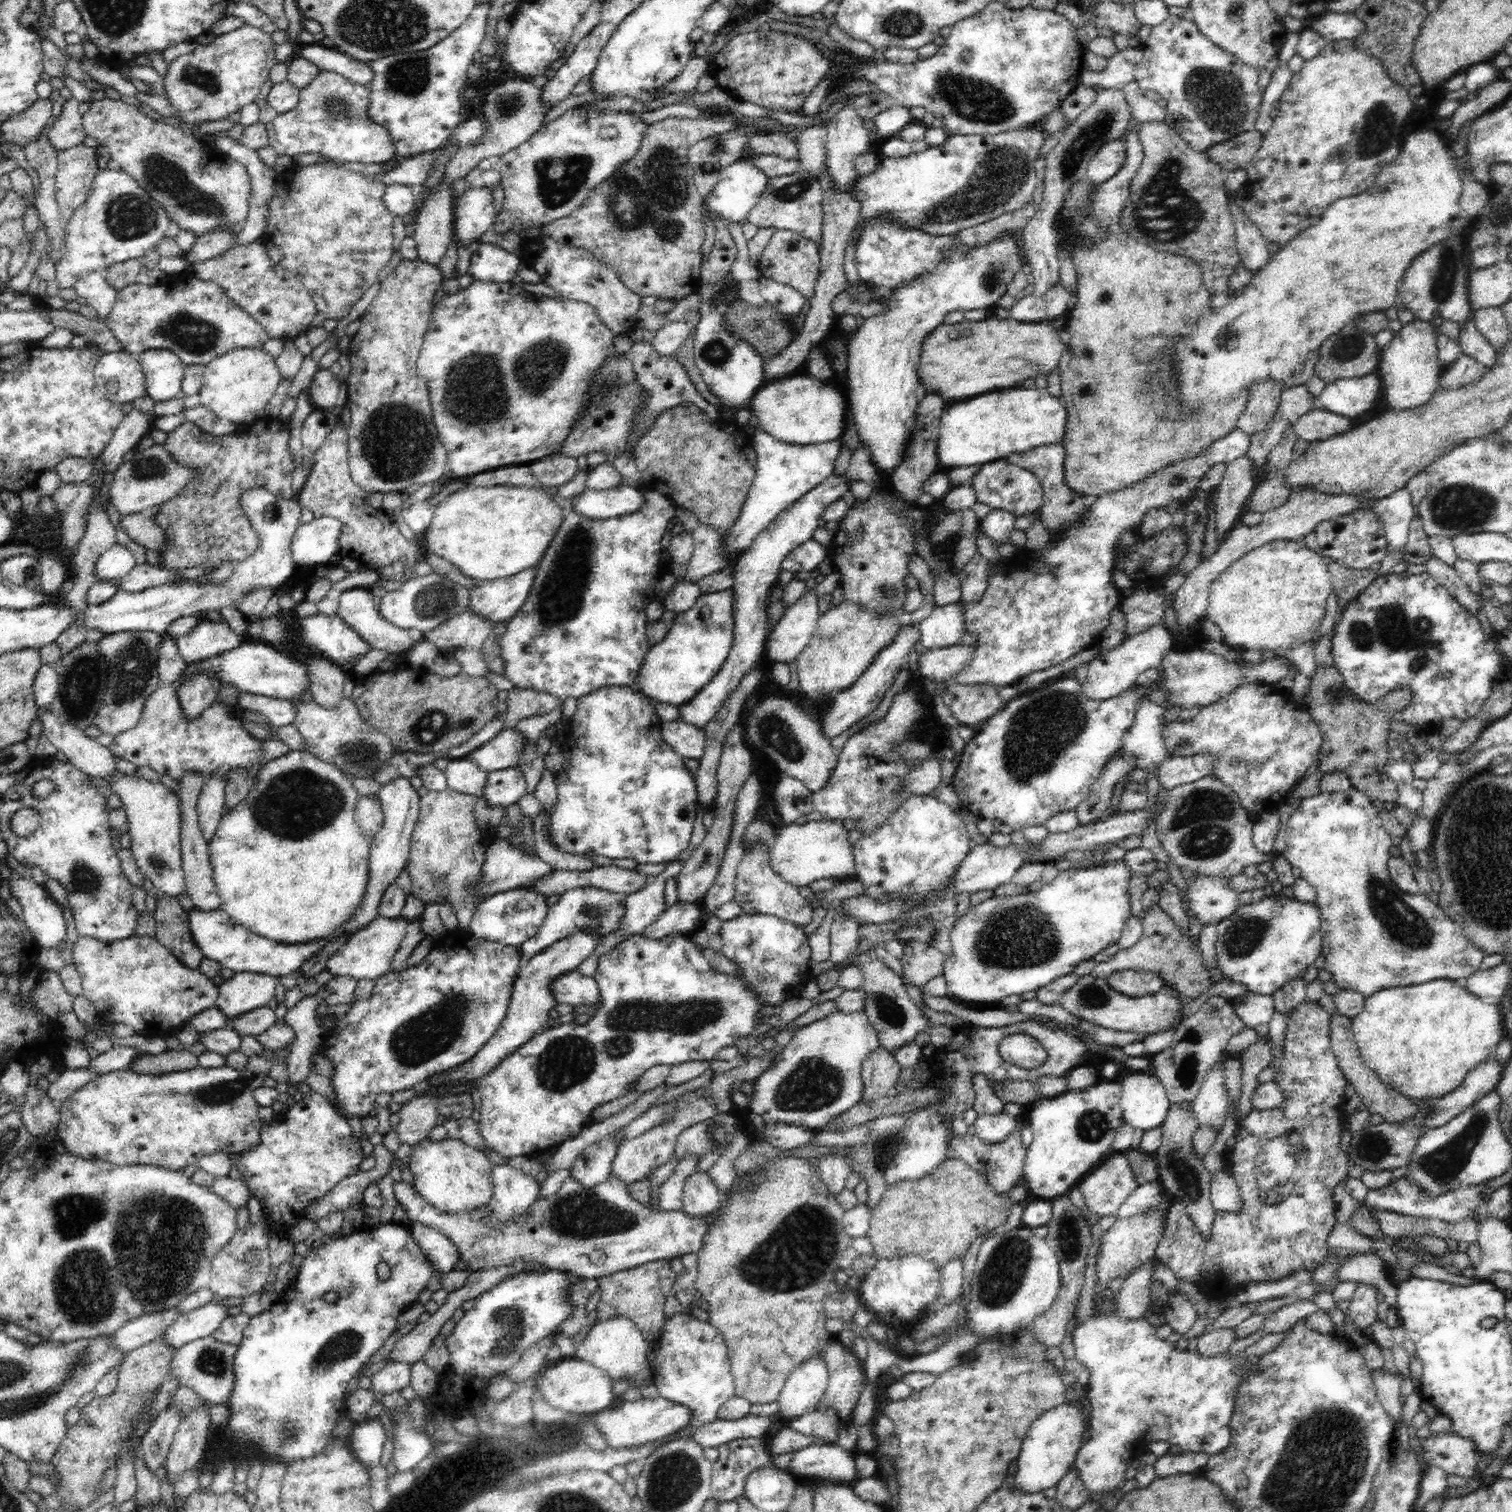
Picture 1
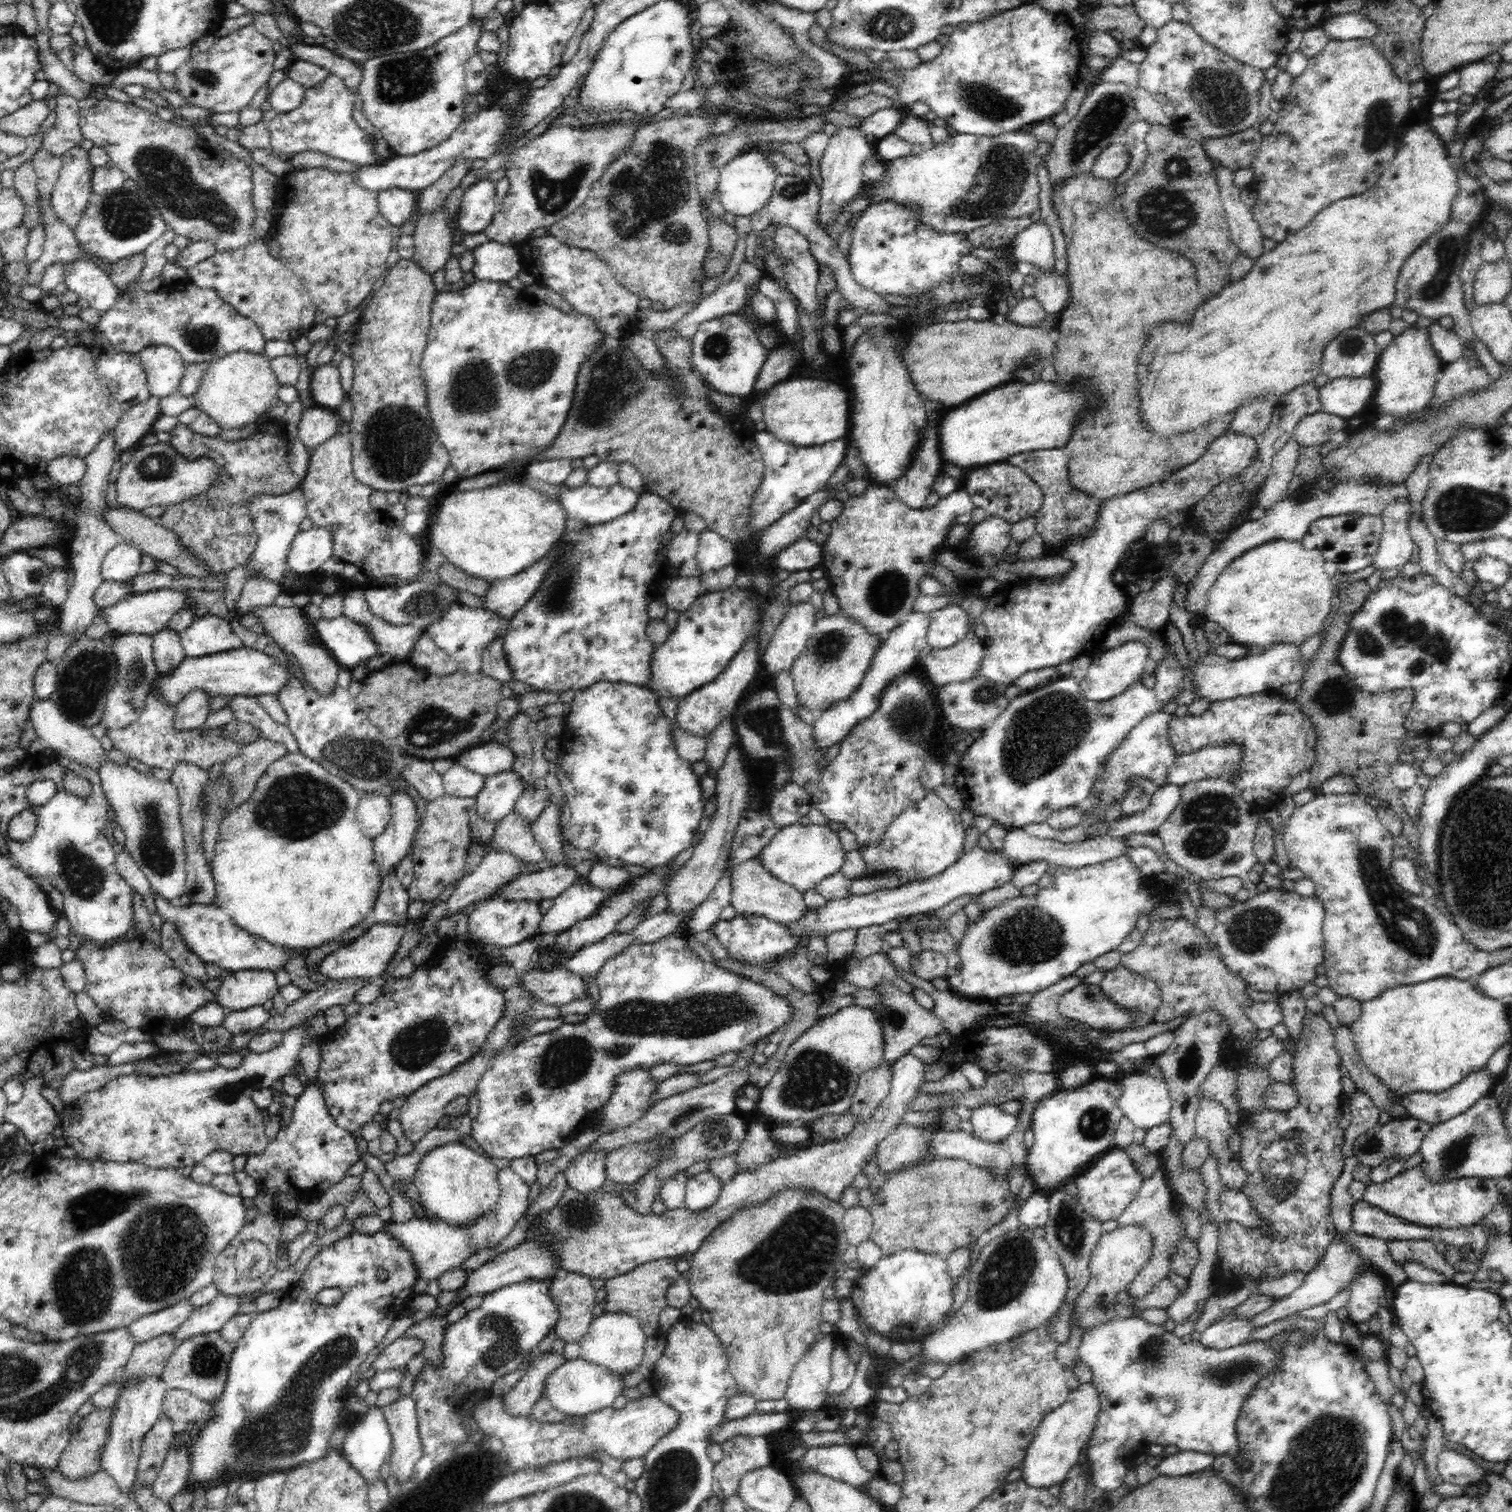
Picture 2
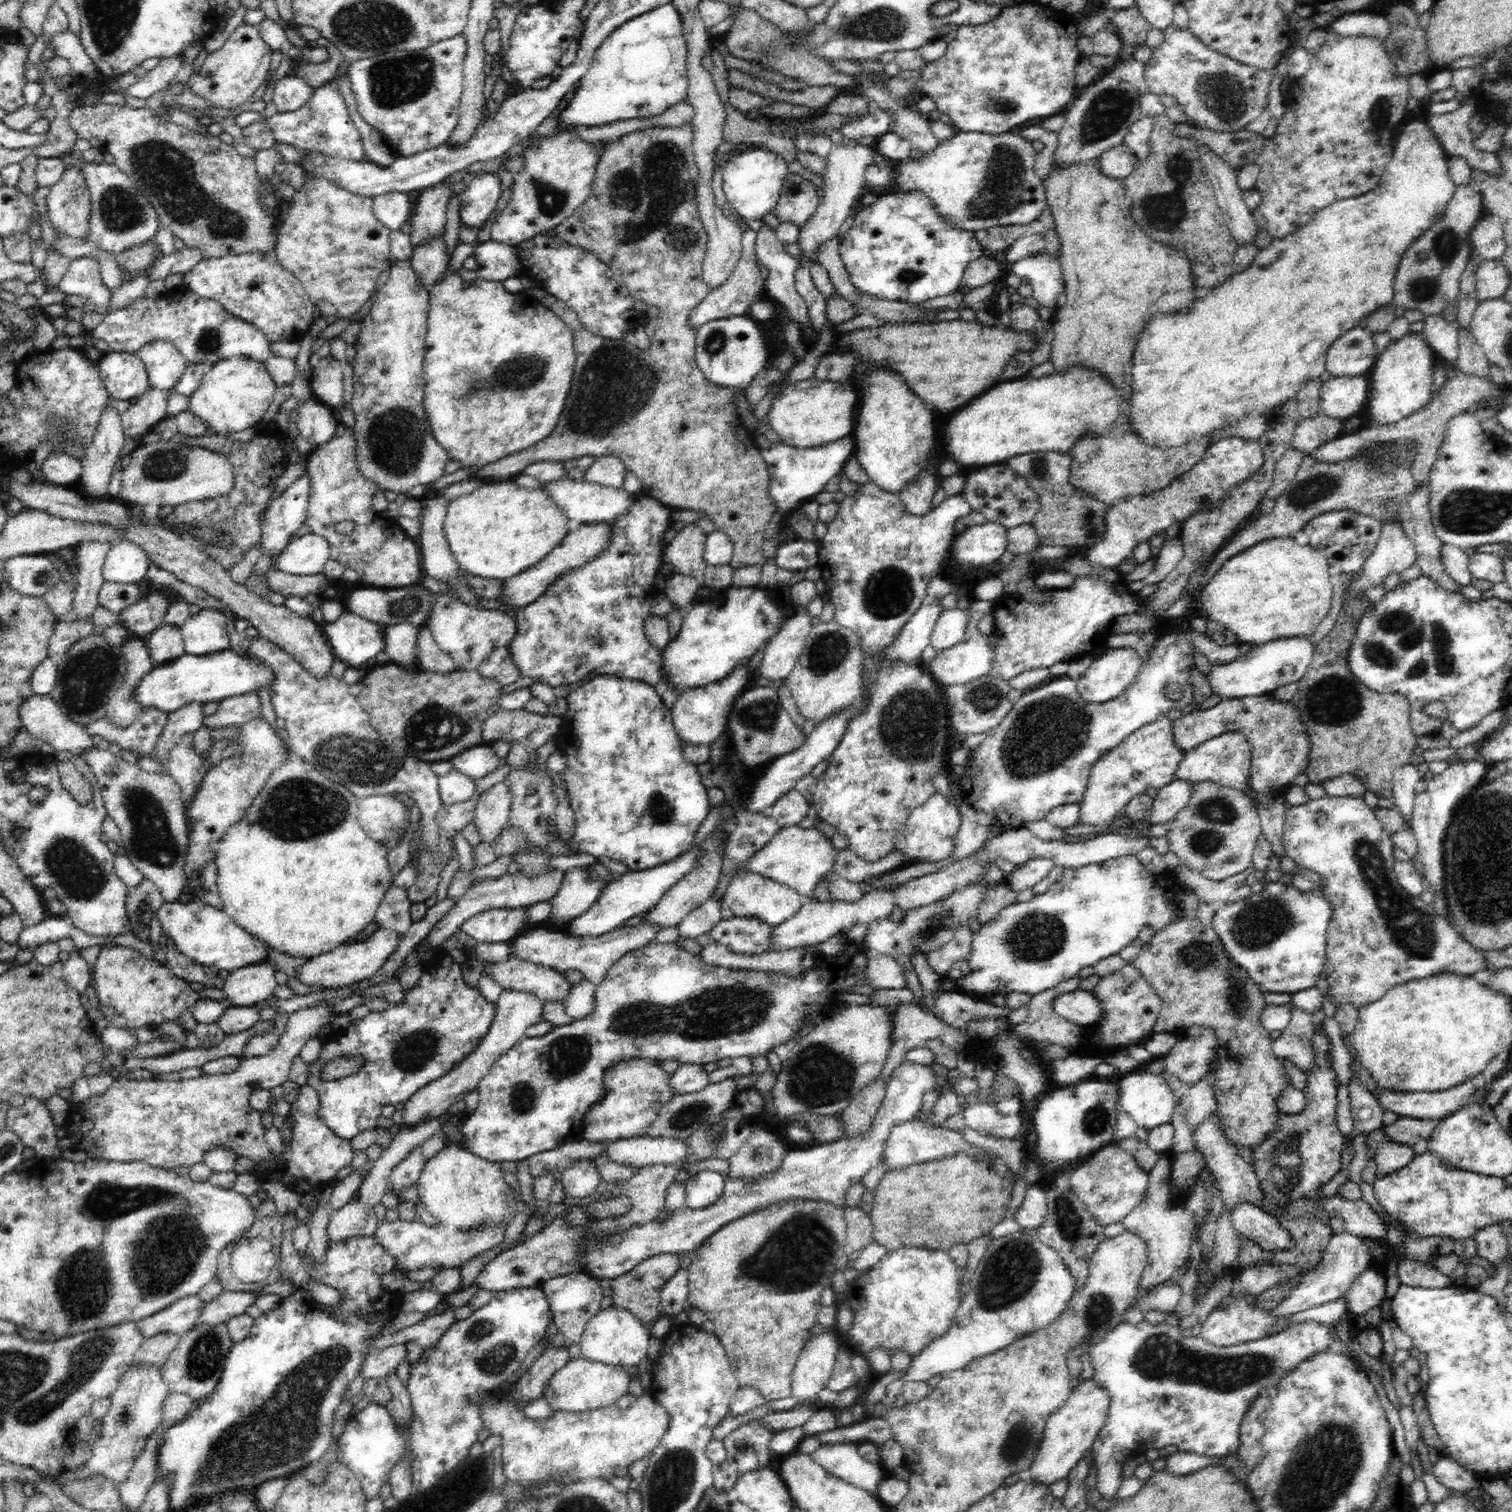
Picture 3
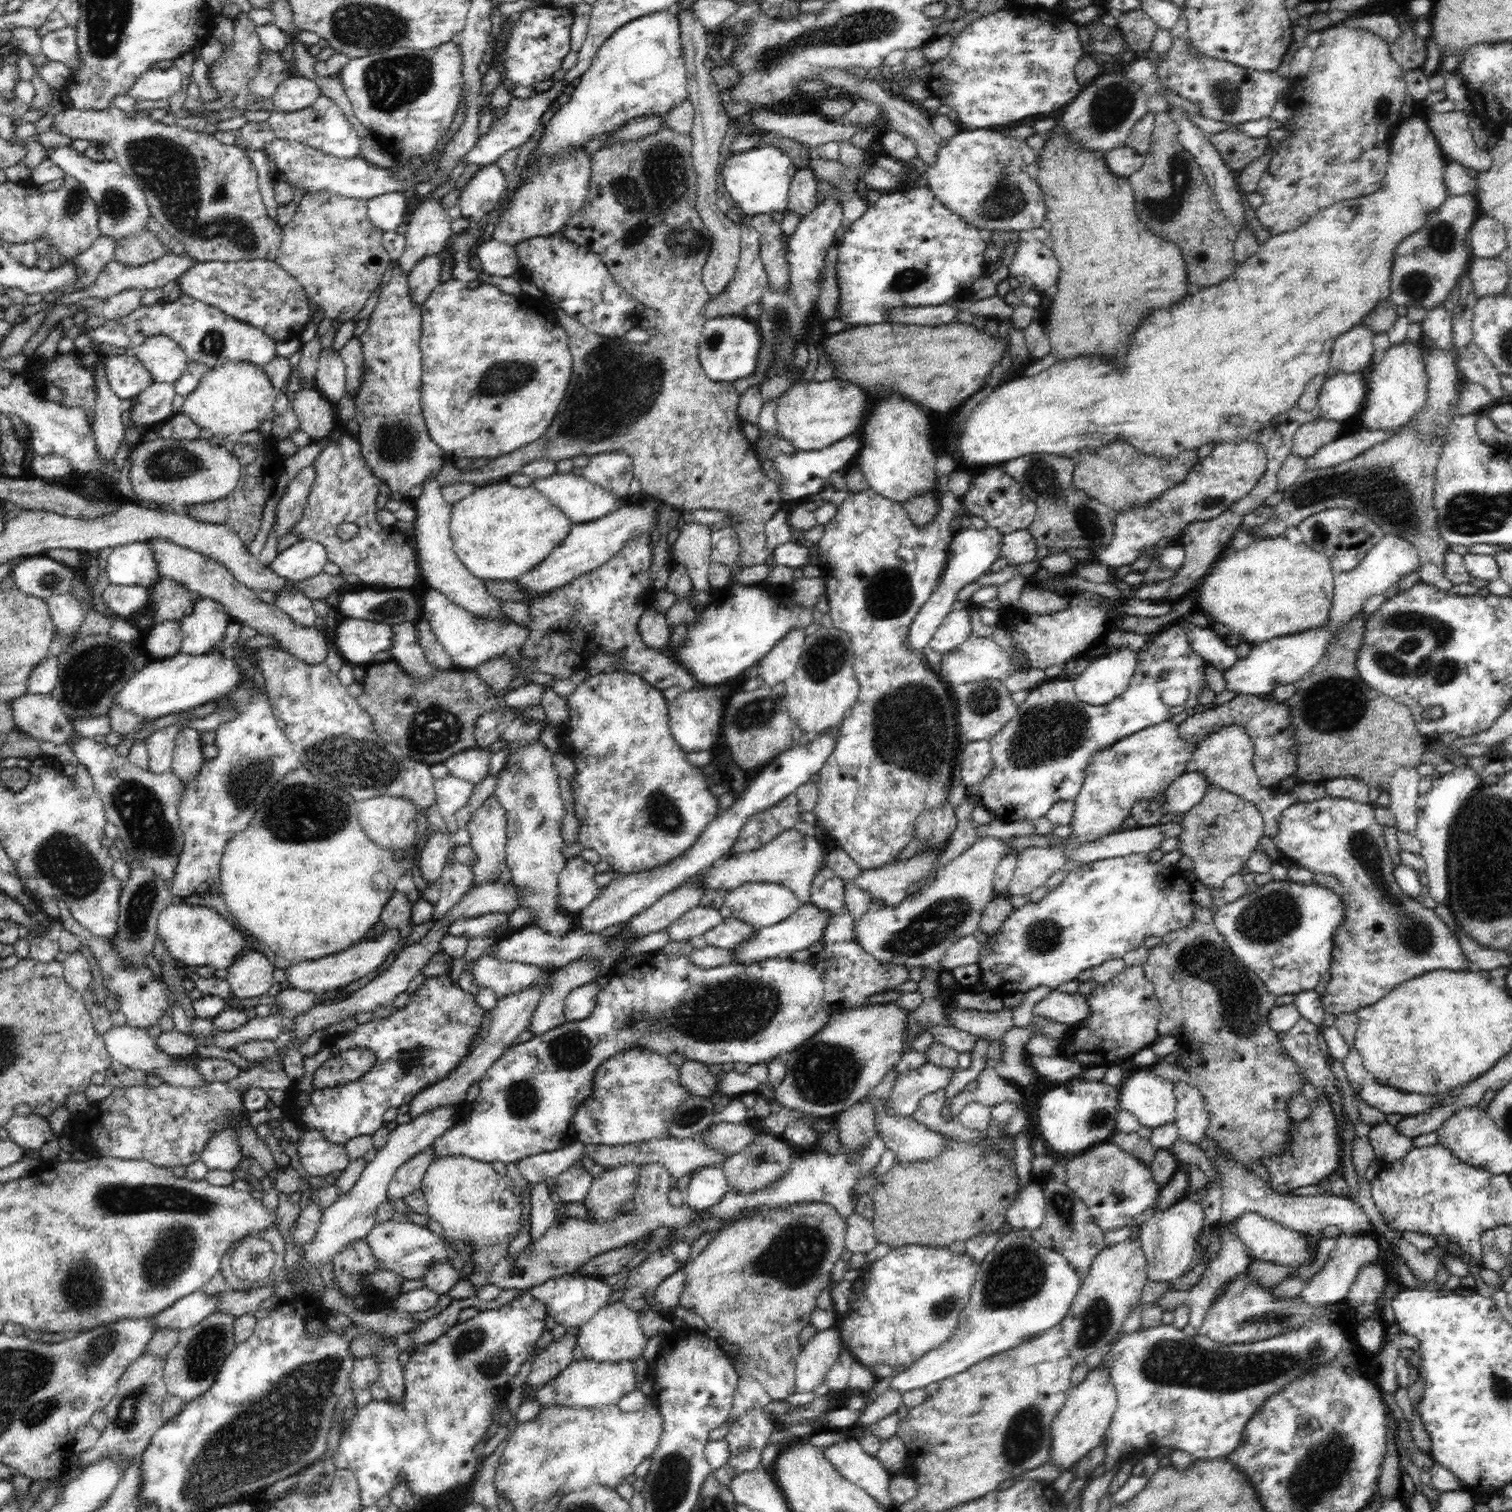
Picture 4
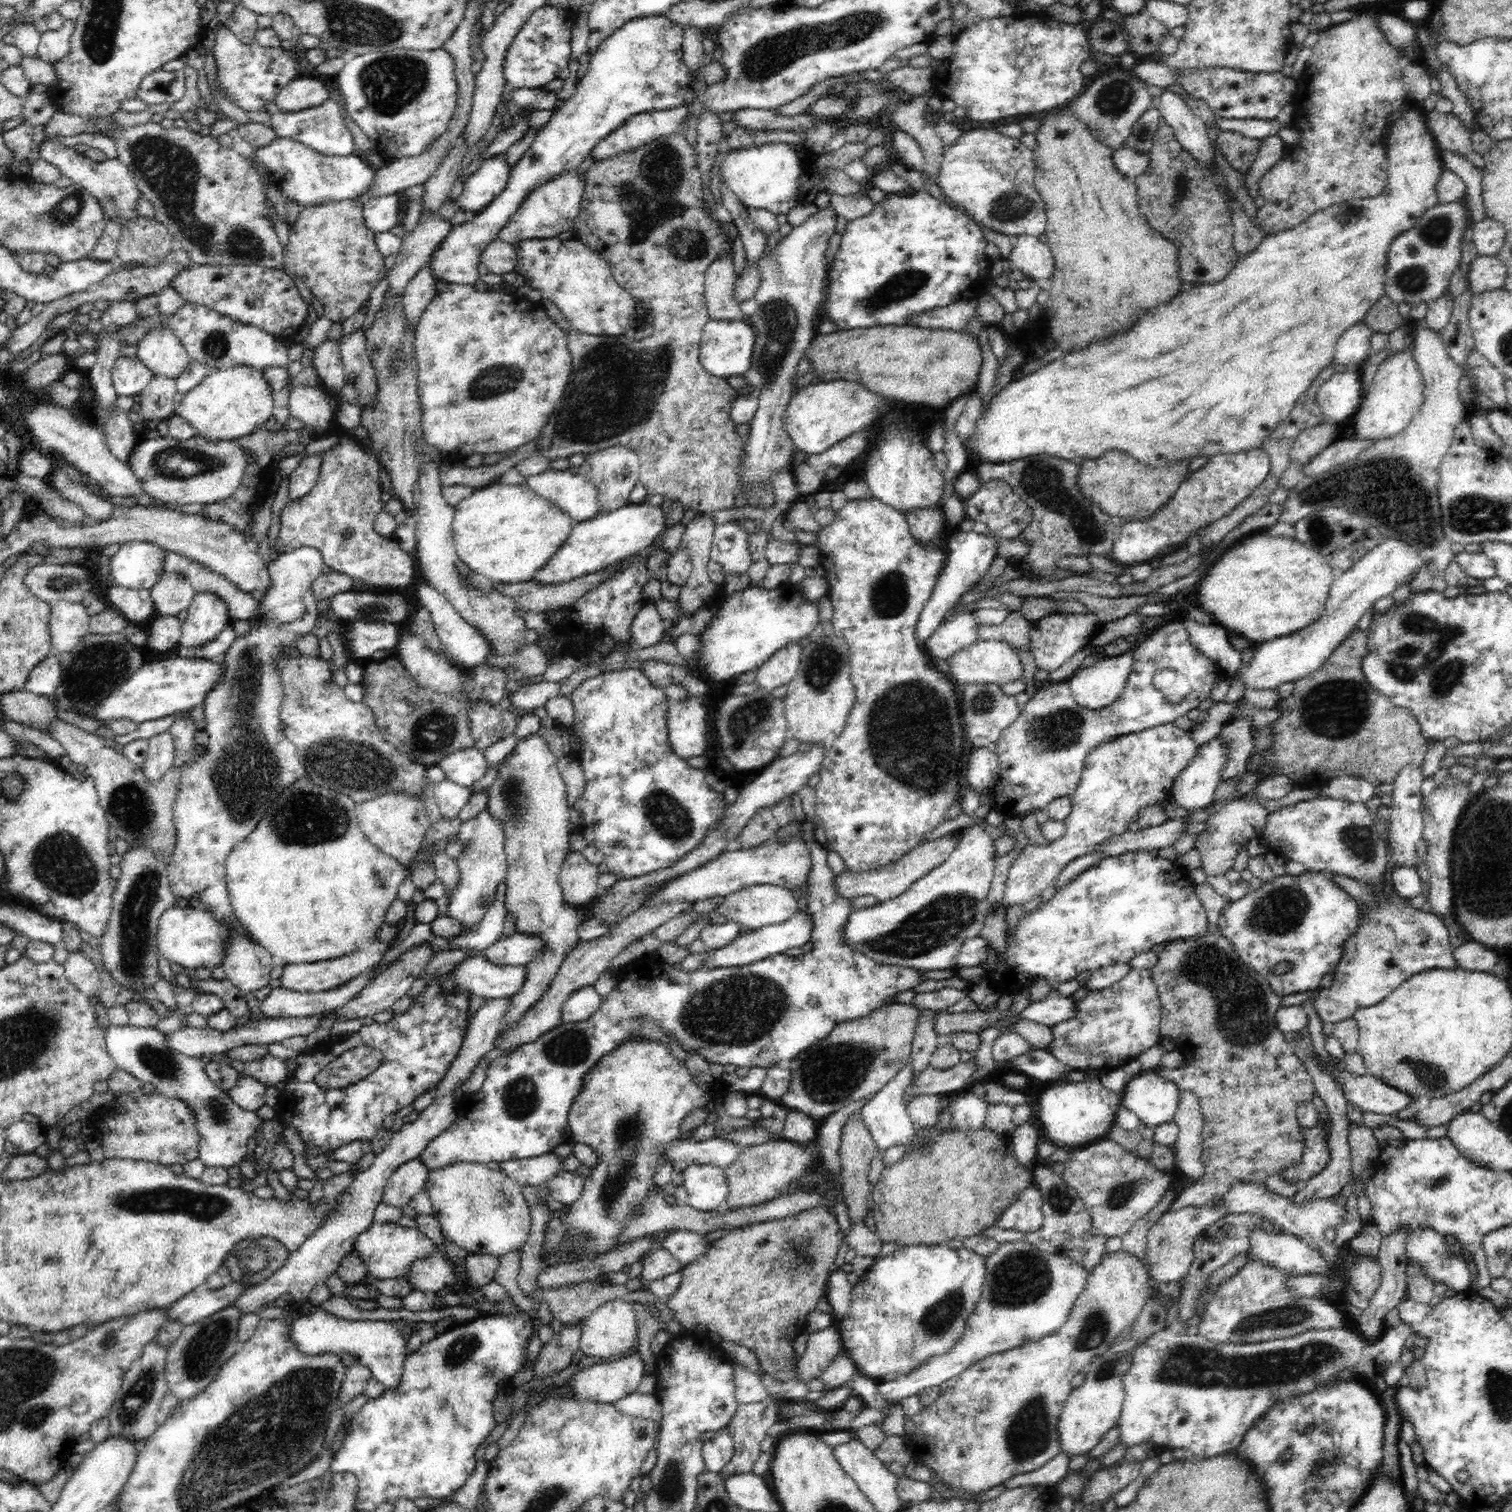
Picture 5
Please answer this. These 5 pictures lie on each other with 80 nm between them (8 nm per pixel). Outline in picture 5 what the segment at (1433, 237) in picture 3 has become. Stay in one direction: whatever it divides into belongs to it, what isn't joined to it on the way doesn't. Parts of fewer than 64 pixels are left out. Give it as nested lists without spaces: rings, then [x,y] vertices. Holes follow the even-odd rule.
[[[1464,200],[1438,204],[1424,212],[1414,228],[1398,236],[1388,248],[1385,294],[1395,303],[1406,302],[1411,307],[1432,302],[1447,292],[1454,270],[1462,260],[1461,240],[1470,226]]]

